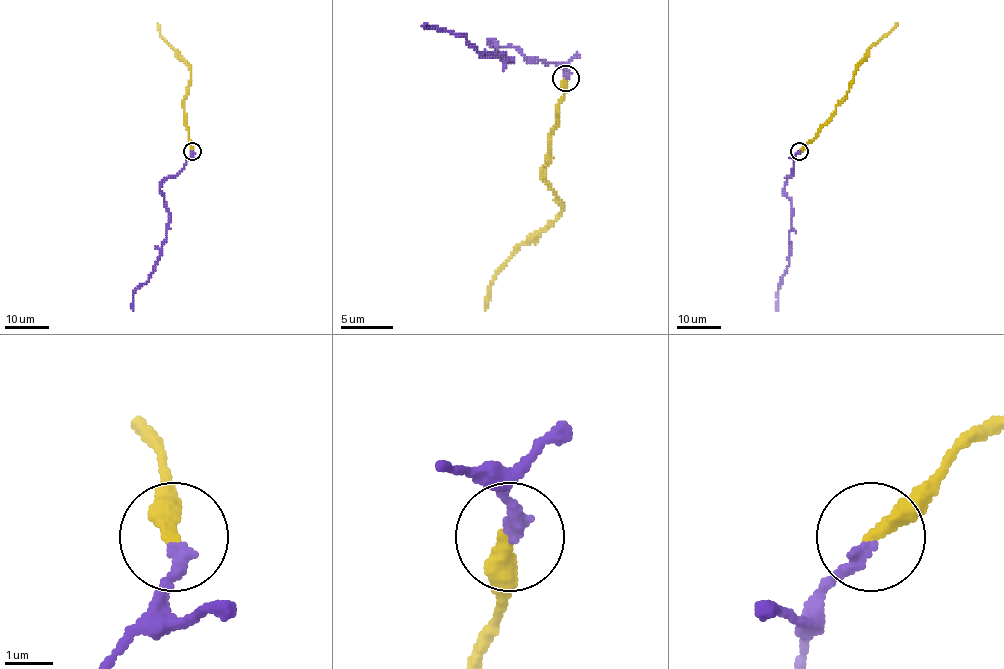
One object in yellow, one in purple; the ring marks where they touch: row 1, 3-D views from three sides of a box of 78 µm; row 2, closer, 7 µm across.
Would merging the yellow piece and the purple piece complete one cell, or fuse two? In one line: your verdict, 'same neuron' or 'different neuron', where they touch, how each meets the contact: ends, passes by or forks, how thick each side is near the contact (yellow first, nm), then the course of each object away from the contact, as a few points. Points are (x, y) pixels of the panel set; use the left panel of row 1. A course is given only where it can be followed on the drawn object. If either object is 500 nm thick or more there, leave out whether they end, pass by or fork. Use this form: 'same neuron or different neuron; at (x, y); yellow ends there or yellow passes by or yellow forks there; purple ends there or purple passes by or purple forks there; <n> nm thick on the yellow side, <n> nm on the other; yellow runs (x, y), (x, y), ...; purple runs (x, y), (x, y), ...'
different neuron; at (192, 151); yellow ends there; purple ends there; 360 nm thick on the yellow side, 280 nm on the other; yellow runs (192, 150), (182, 100), (187, 95), (190, 66), (162, 38), (158, 22); purple runs (192, 152), (183, 168), (168, 177), (160, 187), (169, 213), (166, 241), (153, 272), (134, 293), (134, 311)

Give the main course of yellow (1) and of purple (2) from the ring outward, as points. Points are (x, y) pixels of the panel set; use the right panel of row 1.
1: (799, 150), (817, 134), (846, 95), (856, 66), (866, 52), (897, 22)
2: (799, 152), (783, 192), (791, 200), (792, 229), (776, 311)

